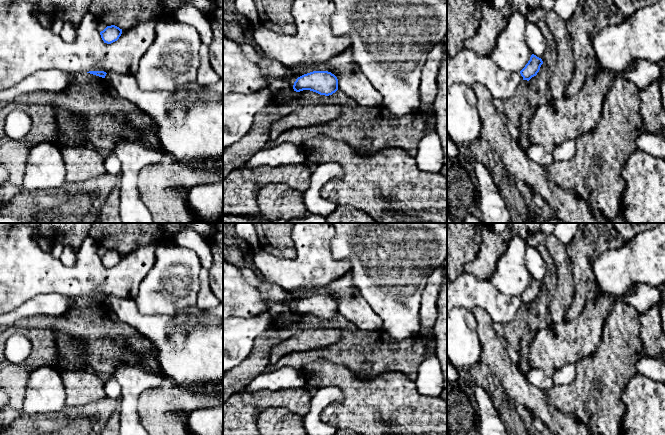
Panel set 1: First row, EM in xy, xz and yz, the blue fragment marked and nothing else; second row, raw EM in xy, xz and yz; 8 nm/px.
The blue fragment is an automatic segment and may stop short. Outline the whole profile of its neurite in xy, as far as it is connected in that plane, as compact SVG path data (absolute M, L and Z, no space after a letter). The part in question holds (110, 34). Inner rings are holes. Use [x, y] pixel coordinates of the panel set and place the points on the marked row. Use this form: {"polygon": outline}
{"polygon": "M115 25L107 26L100 32L101 38L104 43L111 44L119 39L122 34L122 29Z"}

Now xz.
{"polygon": "M313 71L298 77L294 82L293 89L296 92L310 90L329 96L338 90L338 79L328 71Z"}

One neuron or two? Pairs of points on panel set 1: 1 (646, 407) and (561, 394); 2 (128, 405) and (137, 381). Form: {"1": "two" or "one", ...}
{"1": "two", "2": "one"}

